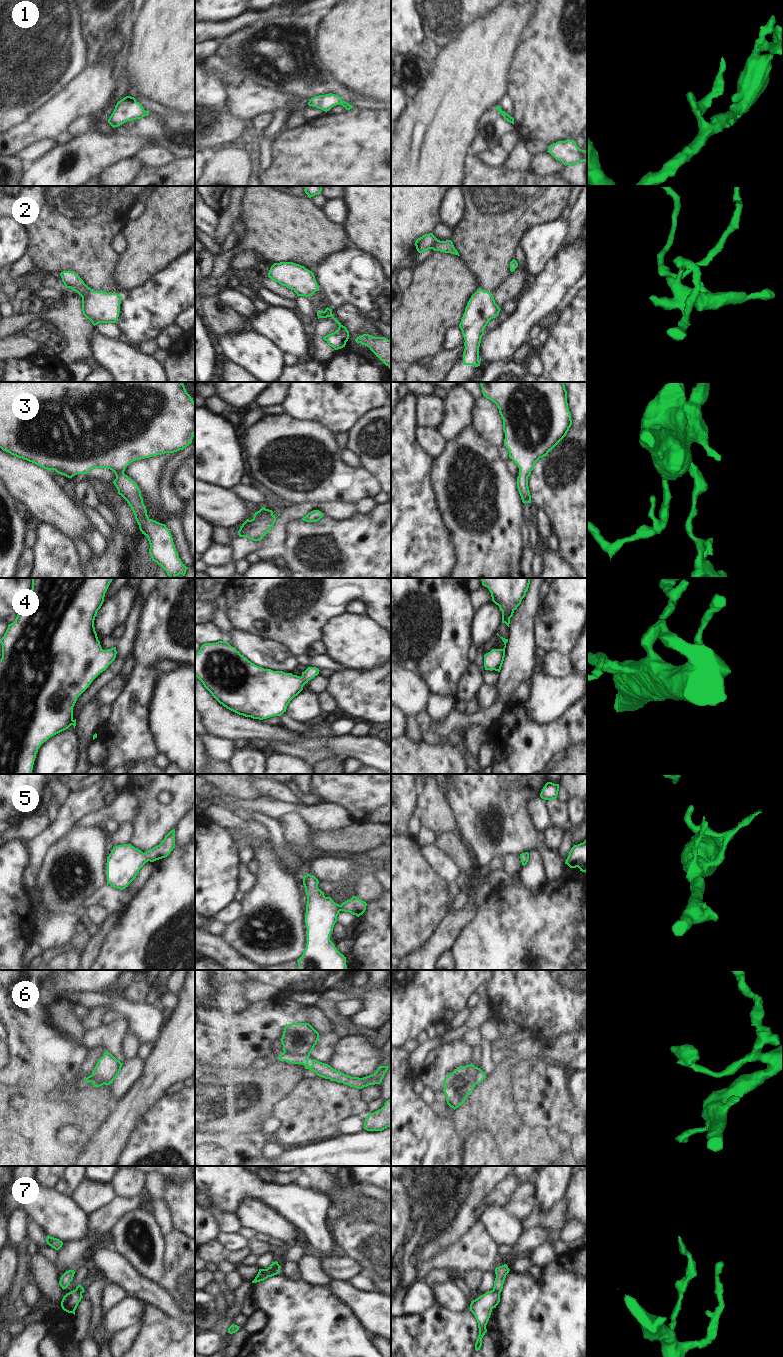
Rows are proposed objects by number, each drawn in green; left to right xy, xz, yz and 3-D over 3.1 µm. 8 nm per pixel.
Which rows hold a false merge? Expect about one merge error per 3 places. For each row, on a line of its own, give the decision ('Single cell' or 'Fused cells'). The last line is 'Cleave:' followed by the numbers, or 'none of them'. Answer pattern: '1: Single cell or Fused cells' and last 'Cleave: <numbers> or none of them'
1: Single cell
2: Single cell
3: Single cell
4: Single cell
5: Single cell
6: Fused cells
7: Fused cells
Cleave: 6, 7.

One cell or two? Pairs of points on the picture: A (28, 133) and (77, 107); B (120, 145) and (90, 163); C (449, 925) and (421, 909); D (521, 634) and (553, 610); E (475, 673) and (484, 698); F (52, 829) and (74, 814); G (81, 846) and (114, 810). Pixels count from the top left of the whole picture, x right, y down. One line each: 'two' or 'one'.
A: one
B: one
C: two
D: two
E: two
F: one
G: two

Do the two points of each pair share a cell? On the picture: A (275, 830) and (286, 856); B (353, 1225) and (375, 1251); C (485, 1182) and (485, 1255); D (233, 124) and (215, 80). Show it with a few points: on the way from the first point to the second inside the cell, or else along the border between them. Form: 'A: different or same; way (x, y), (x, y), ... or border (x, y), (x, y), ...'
A: same; way (276, 836), (283, 850)
B: same; way (355, 1231), (369, 1245)
C: different; border (478, 1220), (461, 1236)
D: same; way (222, 113), (215, 106), (215, 91)

